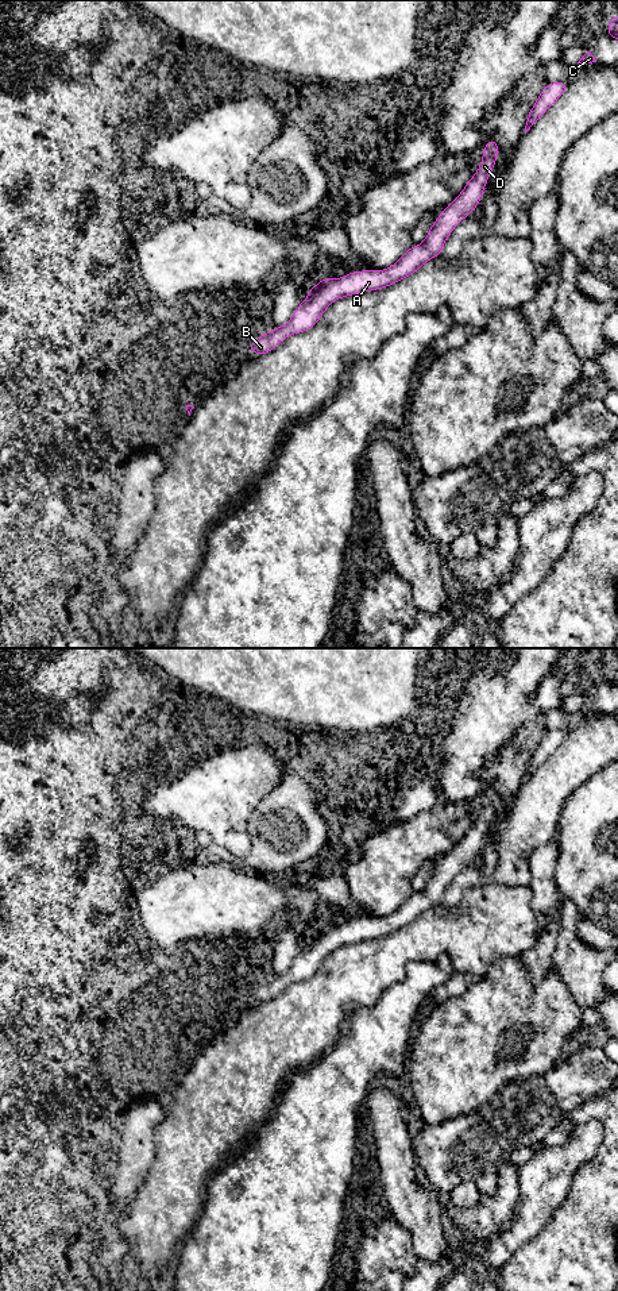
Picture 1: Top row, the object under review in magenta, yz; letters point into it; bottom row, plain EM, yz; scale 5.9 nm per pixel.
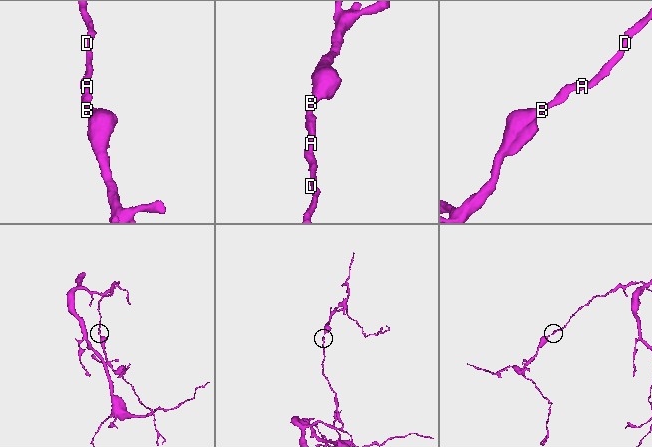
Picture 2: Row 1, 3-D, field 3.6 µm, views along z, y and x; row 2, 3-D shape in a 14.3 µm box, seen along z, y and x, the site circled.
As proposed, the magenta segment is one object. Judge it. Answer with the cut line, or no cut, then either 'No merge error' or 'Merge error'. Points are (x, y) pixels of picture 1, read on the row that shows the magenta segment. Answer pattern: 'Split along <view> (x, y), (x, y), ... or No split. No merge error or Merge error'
No split. No merge error

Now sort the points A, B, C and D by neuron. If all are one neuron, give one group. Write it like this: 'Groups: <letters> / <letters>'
Groups: A B C D

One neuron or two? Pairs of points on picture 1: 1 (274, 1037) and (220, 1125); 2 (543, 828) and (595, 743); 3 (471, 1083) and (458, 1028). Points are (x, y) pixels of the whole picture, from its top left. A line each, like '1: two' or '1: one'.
1: one
2: one
3: one

